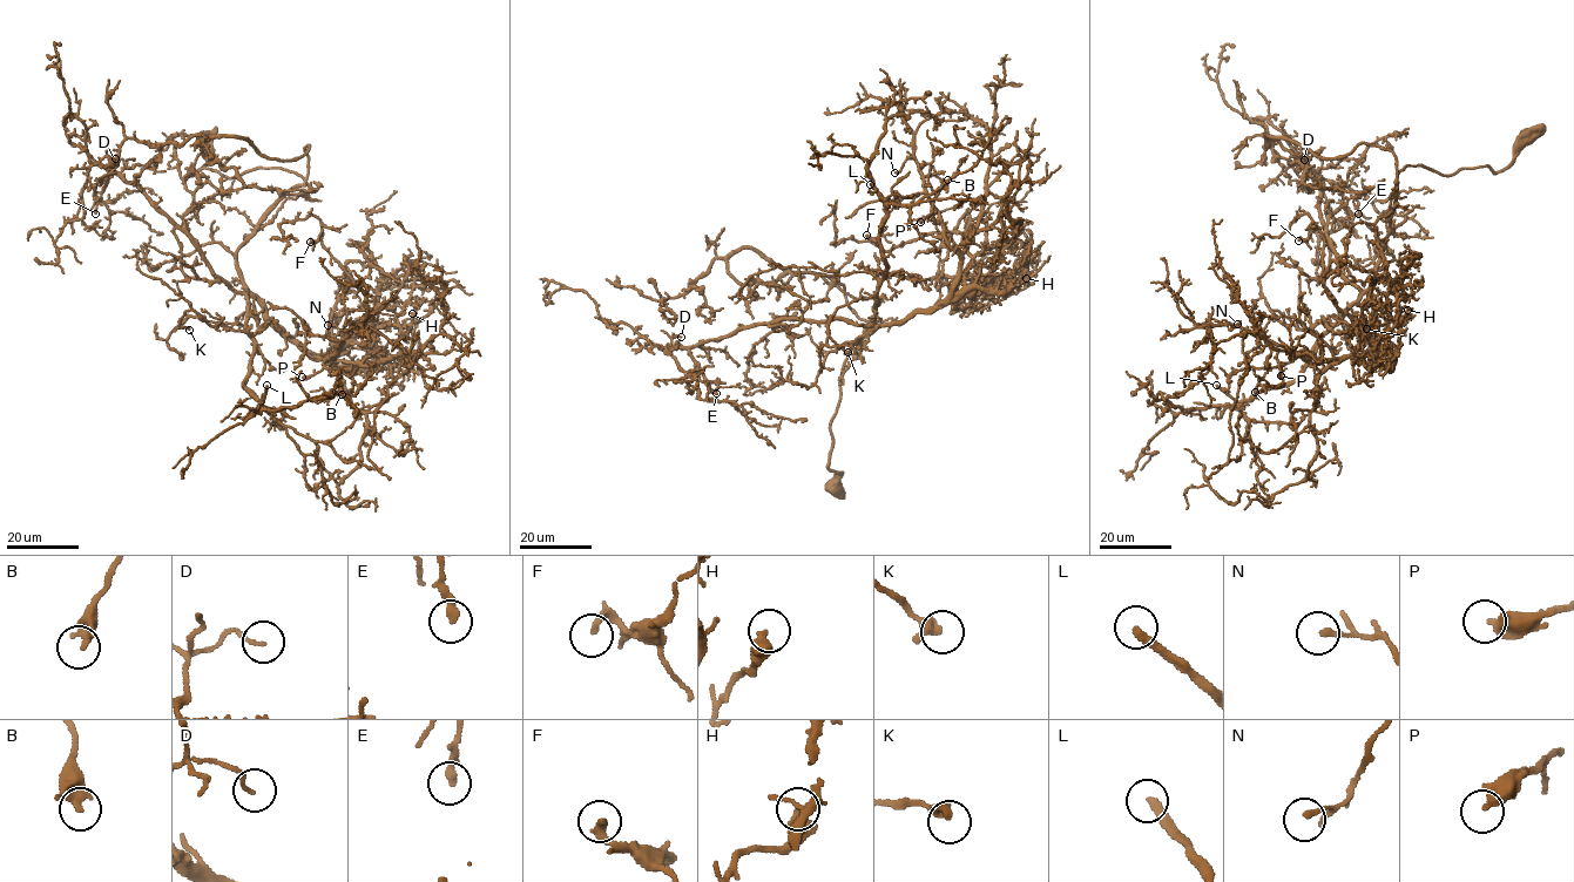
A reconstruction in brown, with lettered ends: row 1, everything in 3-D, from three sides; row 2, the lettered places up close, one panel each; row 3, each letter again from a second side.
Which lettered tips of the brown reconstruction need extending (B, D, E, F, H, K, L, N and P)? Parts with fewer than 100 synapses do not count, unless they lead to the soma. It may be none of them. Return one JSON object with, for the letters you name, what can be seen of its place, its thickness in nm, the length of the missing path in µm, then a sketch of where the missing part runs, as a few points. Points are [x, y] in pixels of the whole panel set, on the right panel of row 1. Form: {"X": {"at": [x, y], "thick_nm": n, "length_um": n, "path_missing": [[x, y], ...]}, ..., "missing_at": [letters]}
{"L": {"at": [1216, 385], "thick_nm": 320, "length_um": 60, "path_missing": [[1216, 385], [1206, 373], [1206, 351], [1220, 302], [1233, 307], [1238, 299], [1221, 283]]}, "missing_at": ["L"]}

